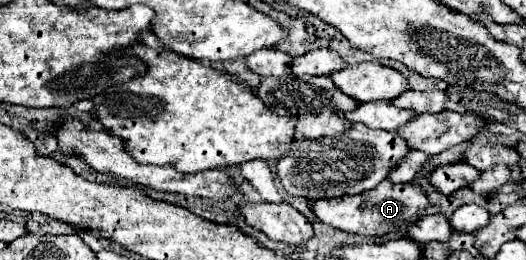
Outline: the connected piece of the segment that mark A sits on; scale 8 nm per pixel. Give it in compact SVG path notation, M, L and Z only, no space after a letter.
M390 180L380 182L380 186L366 190L358 196L340 196L340 198L328 198L318 200L312 204L314 214L344 232L360 234L360 236L386 236L392 232L398 232L398 238L408 236L408 228L412 226L412 214L418 214L418 220L422 218L422 212L430 206L426 192L418 184L392 184Z

